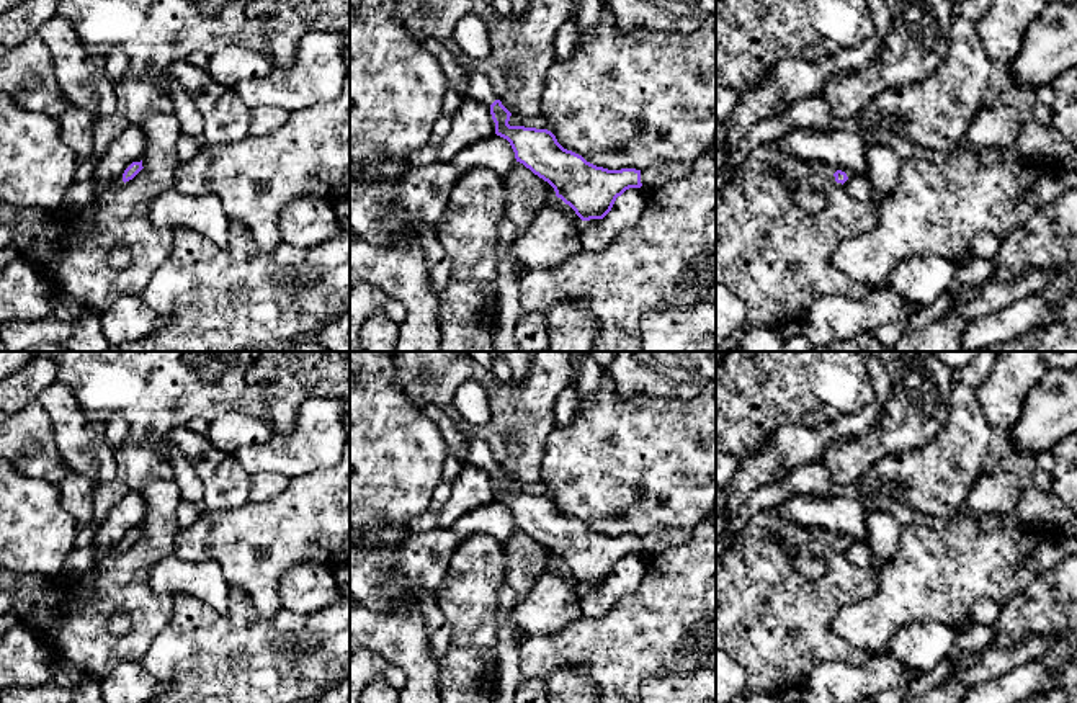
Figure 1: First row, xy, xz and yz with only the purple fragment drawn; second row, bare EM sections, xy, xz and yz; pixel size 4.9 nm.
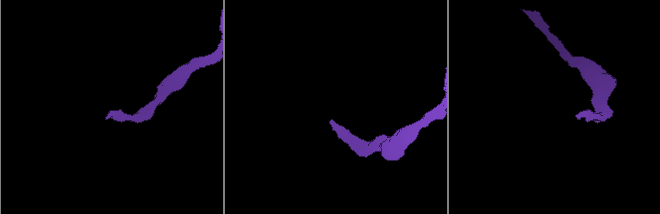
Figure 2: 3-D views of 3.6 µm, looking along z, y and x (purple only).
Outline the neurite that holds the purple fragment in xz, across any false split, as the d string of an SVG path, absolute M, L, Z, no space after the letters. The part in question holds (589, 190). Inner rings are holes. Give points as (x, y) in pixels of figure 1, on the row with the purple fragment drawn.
M467 69L459 90L467 100L490 106L495 134L507 139L516 162L547 181L556 196L569 204L582 221L603 219L618 196L641 188L641 170L608 170L564 149L547 129L510 126L512 113L495 96L489 77Z

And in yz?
M811 162L807 163L807 167L819 177L822 177L824 180L829 181L837 181L837 183L845 183L848 180L847 173L842 170L833 170L832 167L829 167L827 163L822 162Z

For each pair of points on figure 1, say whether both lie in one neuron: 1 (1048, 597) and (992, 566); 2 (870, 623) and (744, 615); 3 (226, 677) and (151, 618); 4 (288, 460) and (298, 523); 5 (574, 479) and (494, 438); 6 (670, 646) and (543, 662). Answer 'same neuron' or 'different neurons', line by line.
1: different neurons
2: different neurons
3: different neurons
4: different neurons
5: different neurons
6: same neuron

